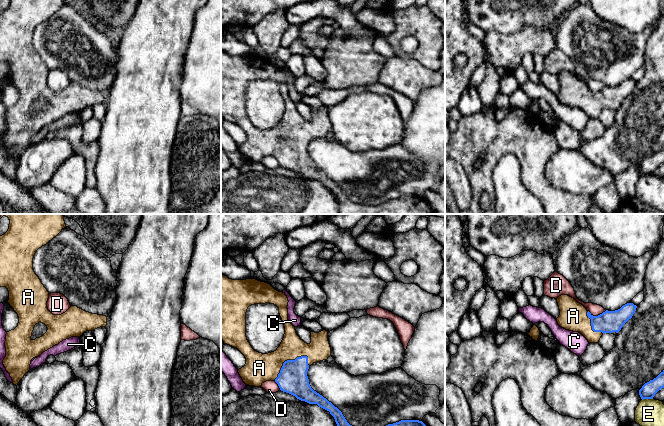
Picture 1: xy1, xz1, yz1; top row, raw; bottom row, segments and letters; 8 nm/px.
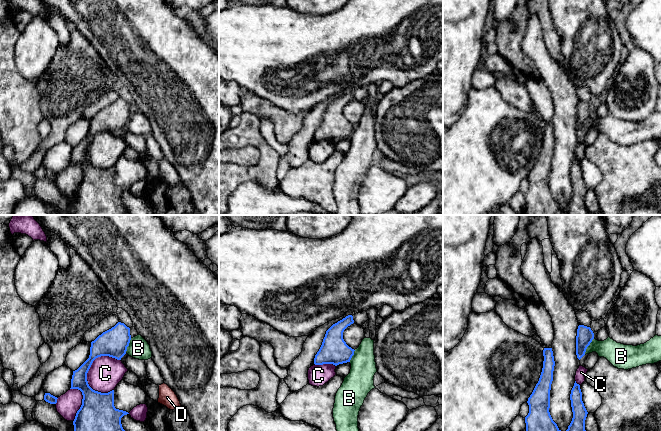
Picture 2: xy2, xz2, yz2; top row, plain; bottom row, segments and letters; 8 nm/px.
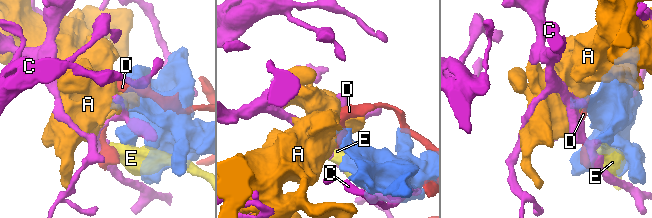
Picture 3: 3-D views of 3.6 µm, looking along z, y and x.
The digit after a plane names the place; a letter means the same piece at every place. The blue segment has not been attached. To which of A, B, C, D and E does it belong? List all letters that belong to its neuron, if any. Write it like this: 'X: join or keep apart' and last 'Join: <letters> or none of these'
A: join
B: keep apart
C: keep apart
D: keep apart
E: keep apart
Join: A

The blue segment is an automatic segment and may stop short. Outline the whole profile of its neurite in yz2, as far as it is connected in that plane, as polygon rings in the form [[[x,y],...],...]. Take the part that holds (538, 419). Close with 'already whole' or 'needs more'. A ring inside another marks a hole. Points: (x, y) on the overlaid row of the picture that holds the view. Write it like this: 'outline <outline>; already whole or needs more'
outline [[[544,348],[543,356],[543,368],[539,381],[527,401],[529,413],[525,417],[526,431],[561,431],[549,412],[555,366],[552,348]]]; already whole

